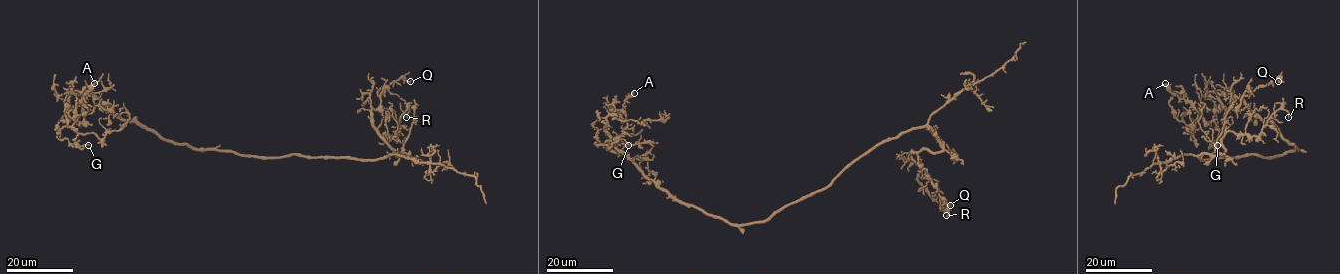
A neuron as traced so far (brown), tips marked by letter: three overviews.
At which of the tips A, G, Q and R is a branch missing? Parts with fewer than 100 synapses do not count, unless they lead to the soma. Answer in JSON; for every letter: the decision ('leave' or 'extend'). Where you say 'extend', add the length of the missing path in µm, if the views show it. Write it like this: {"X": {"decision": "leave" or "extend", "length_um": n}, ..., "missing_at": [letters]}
{"A": {"decision": "leave"}, "G": {"decision": "leave"}, "Q": {"decision": "leave"}, "R": {"decision": "leave"}, "missing_at": []}

